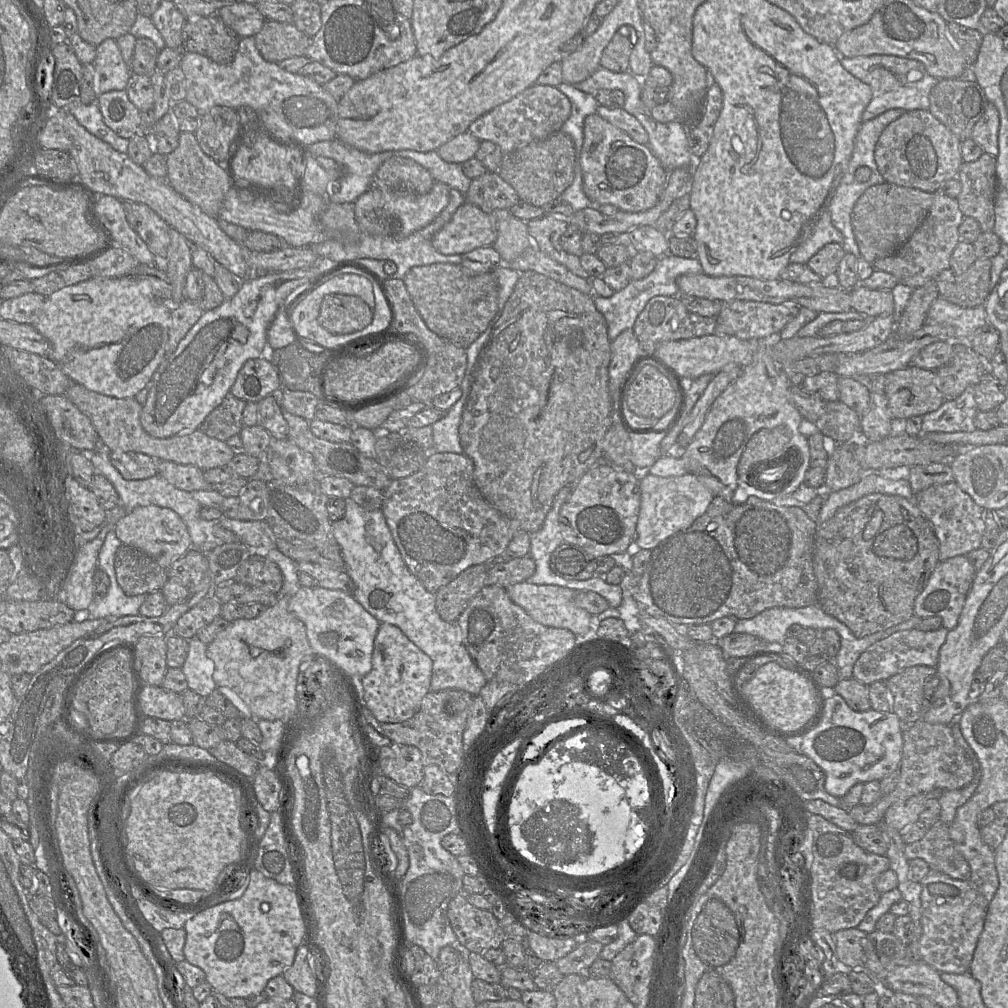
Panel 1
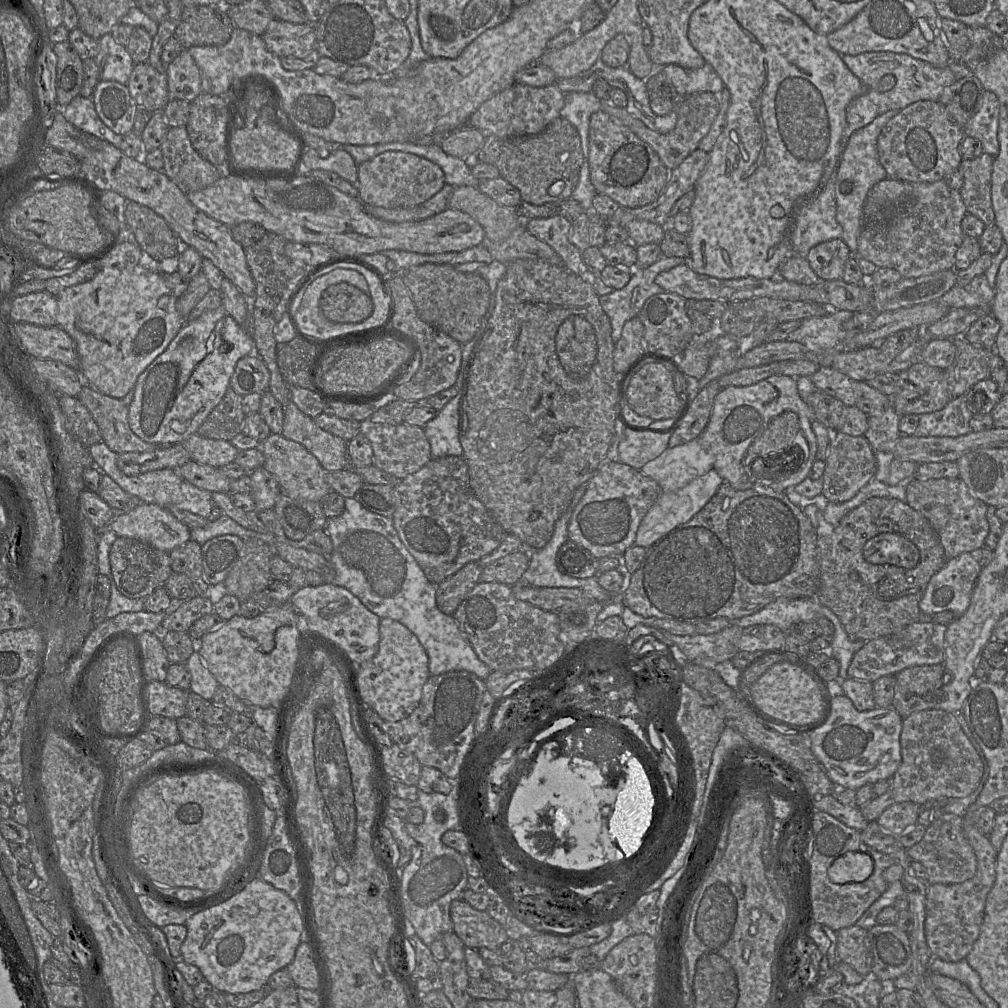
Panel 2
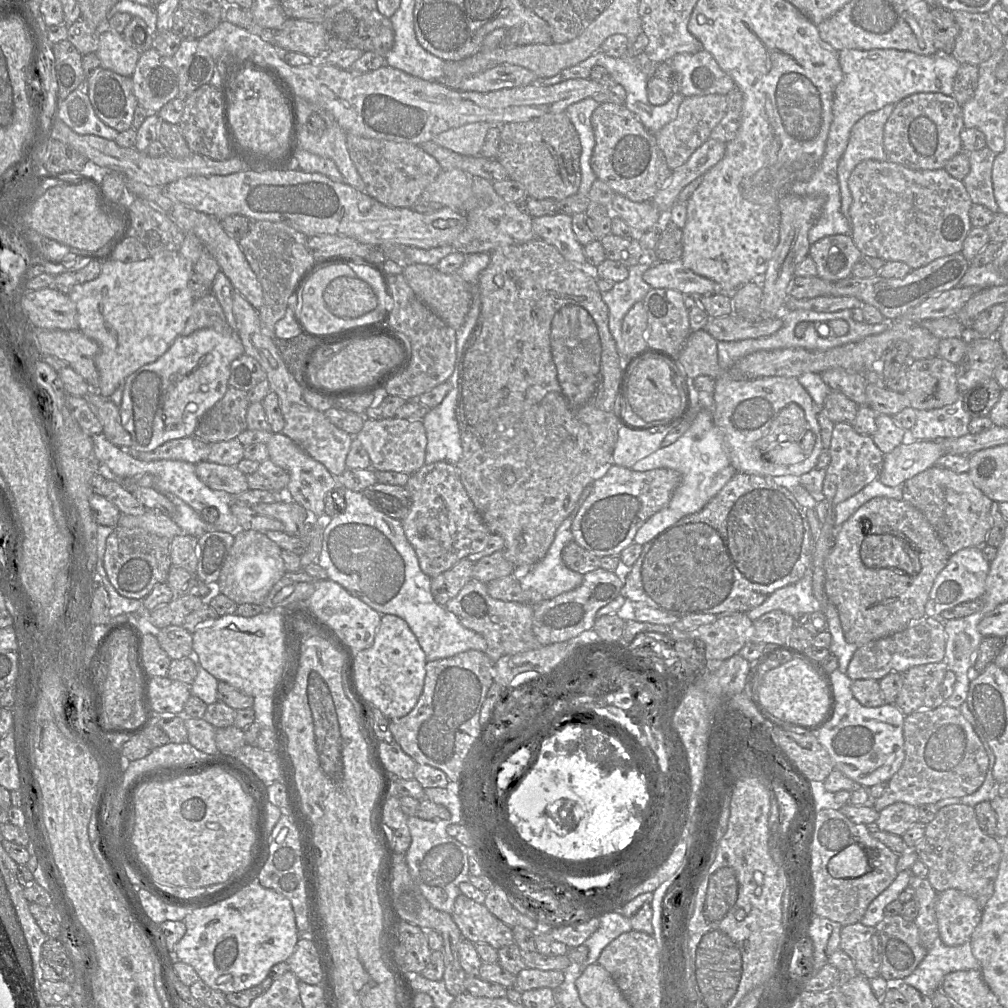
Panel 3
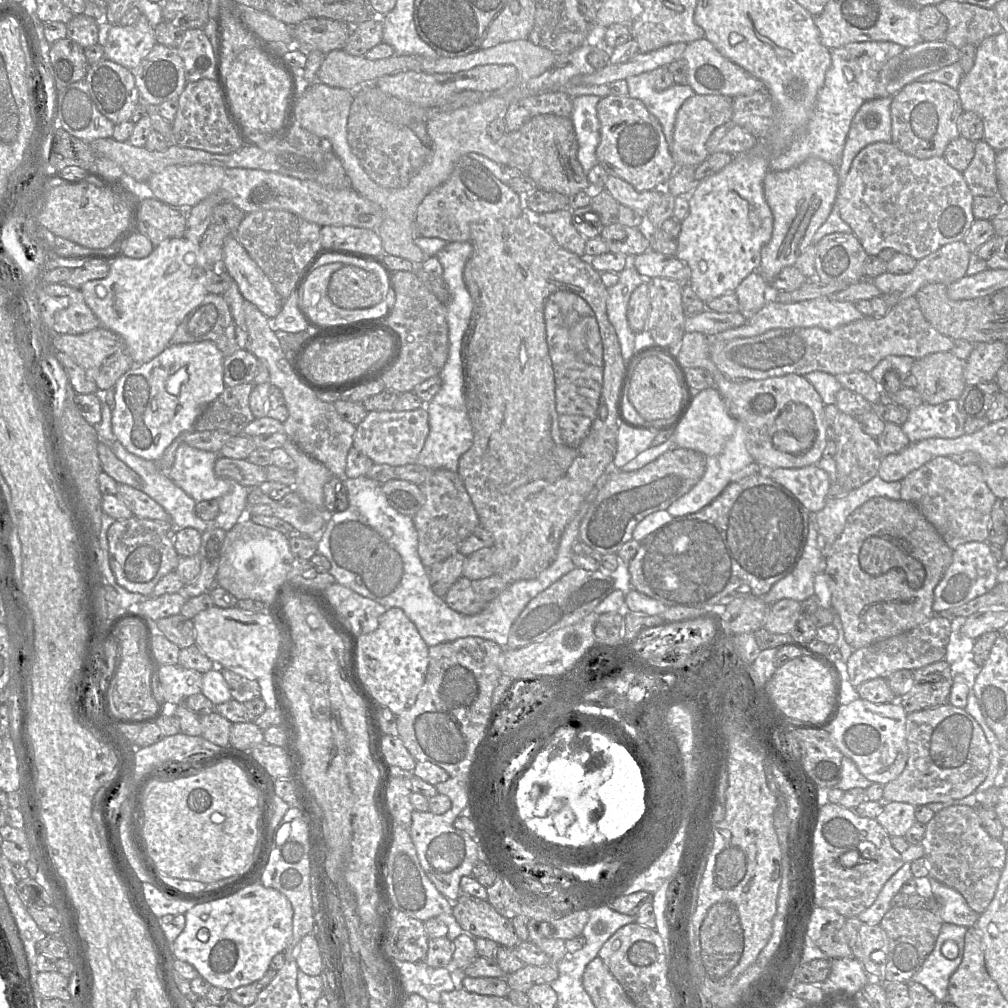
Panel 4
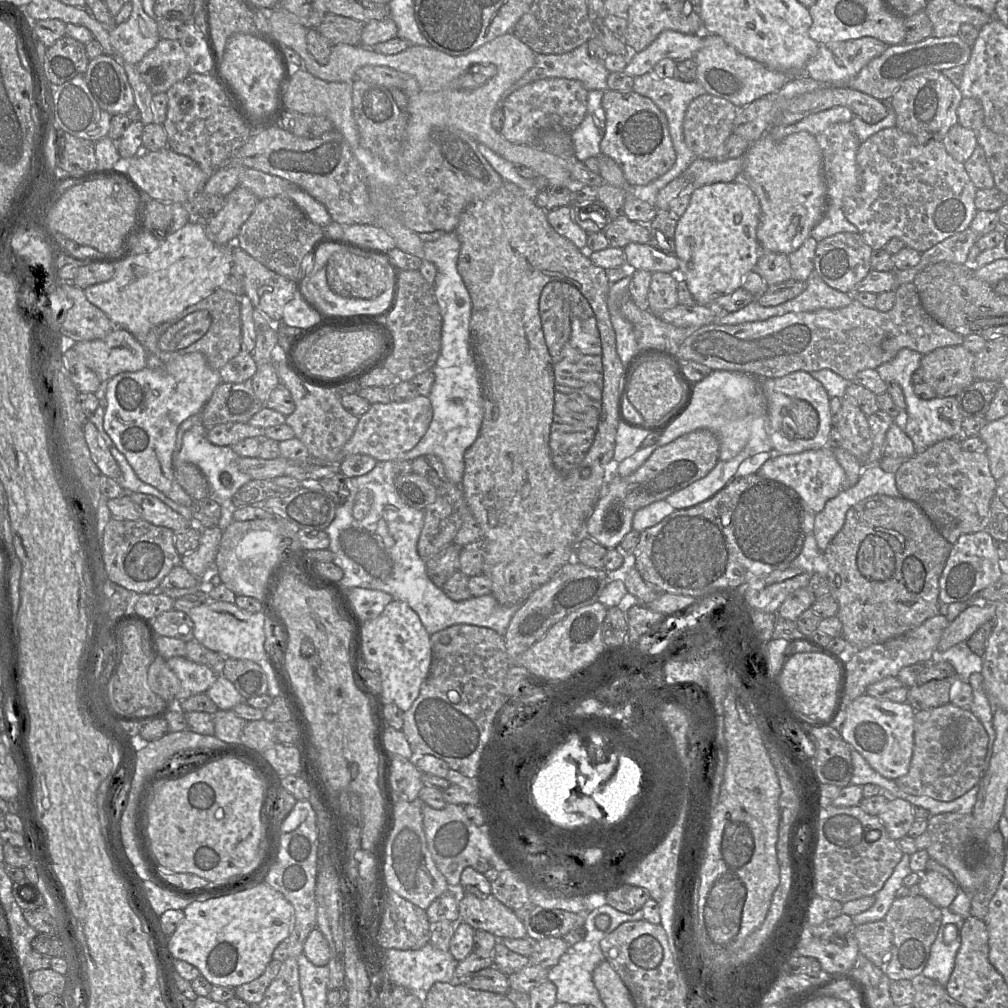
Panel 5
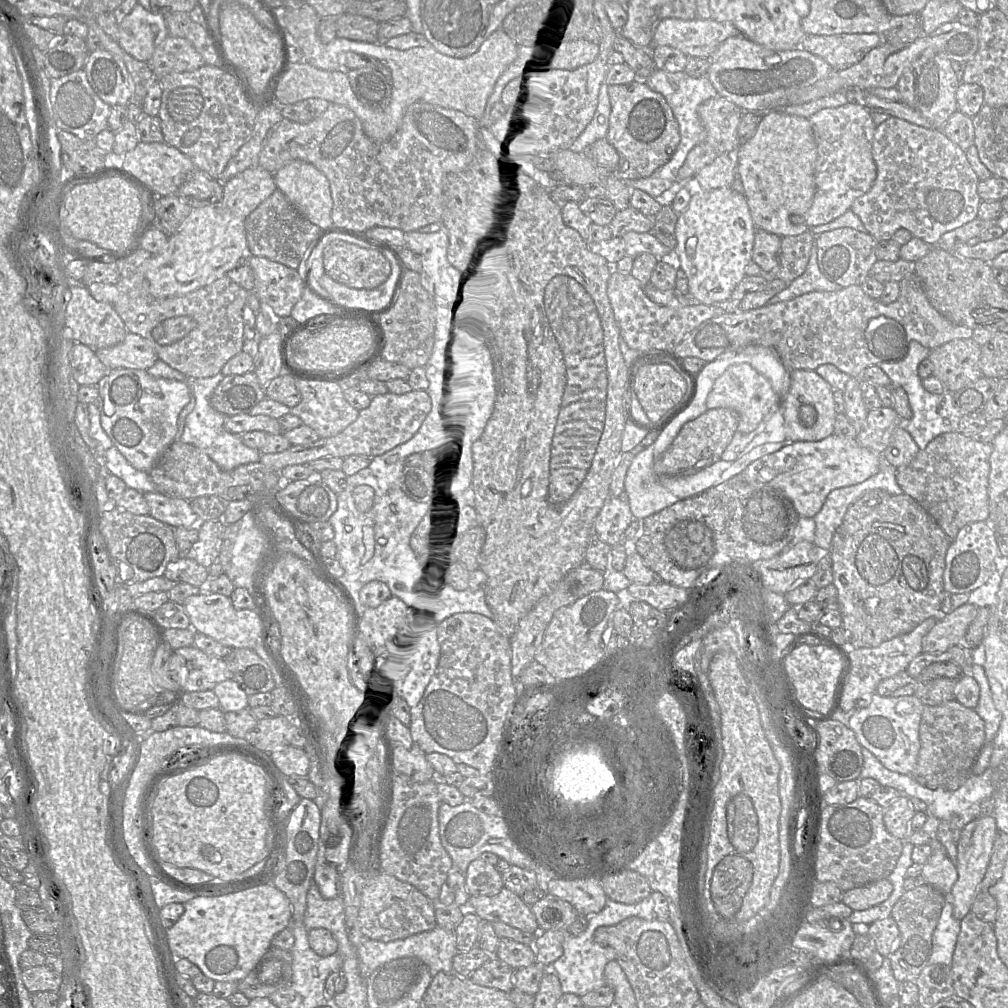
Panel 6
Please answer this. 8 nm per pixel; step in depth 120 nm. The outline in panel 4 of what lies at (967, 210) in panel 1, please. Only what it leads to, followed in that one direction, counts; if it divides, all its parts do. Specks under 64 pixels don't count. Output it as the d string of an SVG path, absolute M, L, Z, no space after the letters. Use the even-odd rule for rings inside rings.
M984 140L975 143L975 154L963 172L965 181L974 197L999 195L996 175L997 152Z

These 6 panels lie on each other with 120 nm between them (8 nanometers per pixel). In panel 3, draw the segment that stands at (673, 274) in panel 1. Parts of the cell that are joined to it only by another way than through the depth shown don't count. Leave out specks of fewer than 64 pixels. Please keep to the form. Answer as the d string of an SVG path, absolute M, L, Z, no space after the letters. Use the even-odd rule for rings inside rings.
M654 250L653 252L644 252L639 263L628 268L629 275L625 280L615 283L611 290L602 293L603 301L608 307L609 330L621 355L624 317L631 307L642 301L652 288L643 280L643 274L659 262L664 261L659 261L654 257Z

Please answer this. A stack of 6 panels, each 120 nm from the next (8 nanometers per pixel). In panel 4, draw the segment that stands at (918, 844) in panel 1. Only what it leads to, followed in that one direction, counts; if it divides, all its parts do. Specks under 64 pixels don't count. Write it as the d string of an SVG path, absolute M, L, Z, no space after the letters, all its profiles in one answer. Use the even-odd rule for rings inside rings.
M959 805L947 807L935 813L925 826L926 830L921 845L924 848L924 857L929 864L929 876L958 891L971 909L981 914L995 895L1005 866L1007 847L1000 839L995 839L988 834L981 824L976 808L973 807Z

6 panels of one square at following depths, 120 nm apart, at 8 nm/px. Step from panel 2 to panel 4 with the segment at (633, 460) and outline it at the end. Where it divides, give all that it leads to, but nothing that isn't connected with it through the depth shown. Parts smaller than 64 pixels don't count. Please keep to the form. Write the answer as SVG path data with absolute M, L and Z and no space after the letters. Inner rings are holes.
M619 422L617 449L613 463L621 468L651 446L661 431L633 429Z

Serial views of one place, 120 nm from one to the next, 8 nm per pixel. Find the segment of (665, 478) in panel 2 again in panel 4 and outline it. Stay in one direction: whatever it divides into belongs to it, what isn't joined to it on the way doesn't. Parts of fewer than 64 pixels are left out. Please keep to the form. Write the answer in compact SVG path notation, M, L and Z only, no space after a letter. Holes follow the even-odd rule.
M715 386L696 391L689 410L671 437L659 446L640 453L635 461L625 464L624 472L629 472L631 468L632 471L639 470L663 453L676 448L691 449L705 455L706 469L700 481L666 509L672 517L686 516L709 505L731 482L734 473L754 462L747 450L746 426L729 414Z

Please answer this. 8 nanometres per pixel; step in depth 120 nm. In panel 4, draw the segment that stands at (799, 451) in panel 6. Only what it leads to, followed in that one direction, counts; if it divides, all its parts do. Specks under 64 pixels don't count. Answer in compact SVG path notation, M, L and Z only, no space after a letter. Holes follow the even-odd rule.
M818 465L776 468L767 472L774 481L793 493L810 513L817 513L825 507L831 482Z

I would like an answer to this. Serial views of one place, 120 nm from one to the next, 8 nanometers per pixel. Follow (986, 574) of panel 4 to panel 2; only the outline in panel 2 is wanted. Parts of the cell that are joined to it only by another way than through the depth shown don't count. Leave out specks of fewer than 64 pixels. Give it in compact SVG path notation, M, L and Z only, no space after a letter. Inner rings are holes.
M964 552L947 559L928 582L919 602L921 613L934 615L942 611L953 611L957 616L962 615L970 605L982 568L976 553Z

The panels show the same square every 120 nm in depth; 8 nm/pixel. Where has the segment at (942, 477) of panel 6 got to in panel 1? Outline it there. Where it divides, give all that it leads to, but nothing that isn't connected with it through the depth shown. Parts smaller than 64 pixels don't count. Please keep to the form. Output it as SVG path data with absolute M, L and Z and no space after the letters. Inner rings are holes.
M955 481L931 485L915 493L913 500L934 527L934 532L939 540L940 561L954 556L967 555L981 547L985 531L986 509L976 504Z

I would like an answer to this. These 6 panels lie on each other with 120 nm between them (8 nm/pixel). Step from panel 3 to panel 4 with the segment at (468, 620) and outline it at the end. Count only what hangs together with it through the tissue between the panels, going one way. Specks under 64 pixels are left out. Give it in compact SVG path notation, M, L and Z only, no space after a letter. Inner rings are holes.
M464 576L451 586L444 600L451 609L468 616L479 614L488 603L474 591L472 581Z

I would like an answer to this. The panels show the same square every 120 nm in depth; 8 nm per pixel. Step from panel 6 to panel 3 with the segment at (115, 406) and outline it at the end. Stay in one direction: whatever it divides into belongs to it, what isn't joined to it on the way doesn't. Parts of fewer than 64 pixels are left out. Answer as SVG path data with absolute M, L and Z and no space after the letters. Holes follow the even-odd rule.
M210 328L191 335L179 335L169 349L156 361L140 367L124 381L124 391L119 412L121 424L132 438L135 451L150 452L164 443L178 438L194 436L202 415L223 398L228 389L230 365L245 353L237 332L217 332Z

